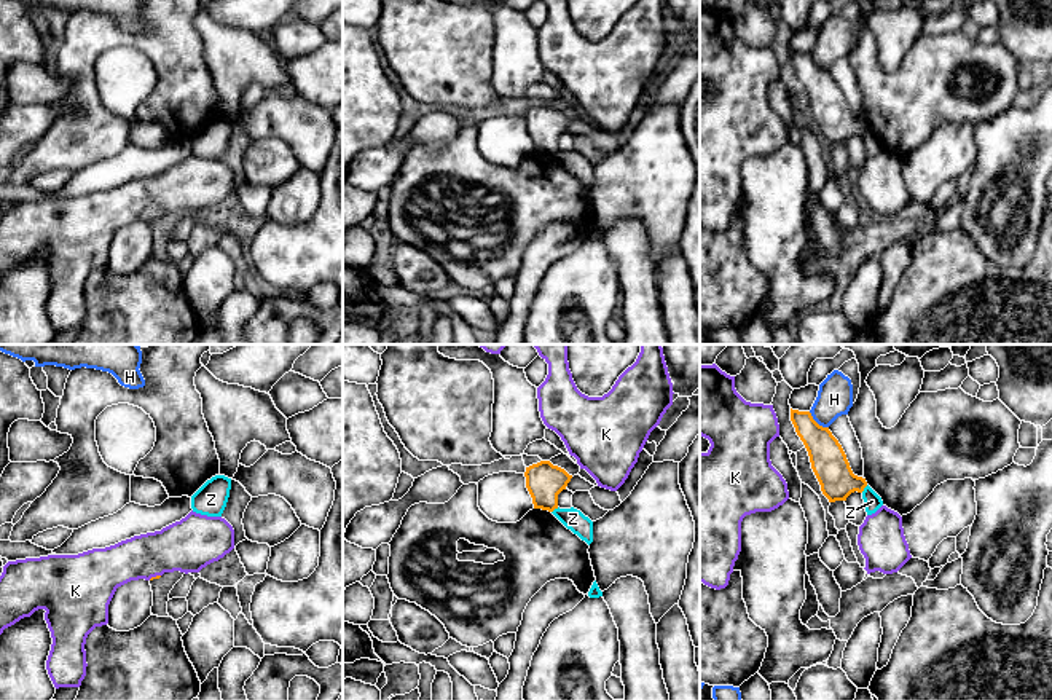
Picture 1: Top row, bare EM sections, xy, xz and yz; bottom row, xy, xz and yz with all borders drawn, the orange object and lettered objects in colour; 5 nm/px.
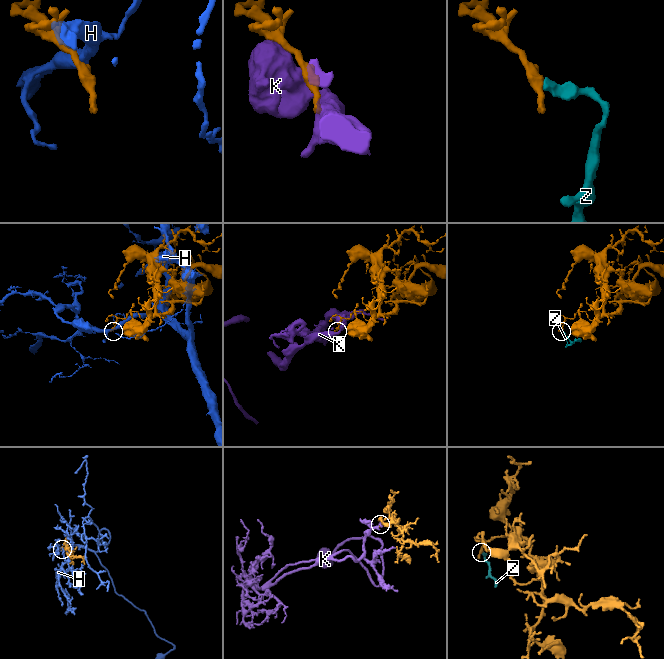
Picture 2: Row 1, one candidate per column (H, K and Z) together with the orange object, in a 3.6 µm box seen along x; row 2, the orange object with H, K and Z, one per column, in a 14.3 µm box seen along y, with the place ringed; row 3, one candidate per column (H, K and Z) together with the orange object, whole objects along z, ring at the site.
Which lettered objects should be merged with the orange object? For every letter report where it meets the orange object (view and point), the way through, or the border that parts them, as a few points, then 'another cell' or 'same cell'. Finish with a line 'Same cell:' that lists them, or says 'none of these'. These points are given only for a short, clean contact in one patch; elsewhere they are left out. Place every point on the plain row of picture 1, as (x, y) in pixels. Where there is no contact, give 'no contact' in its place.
H: yz (816, 66) | another cell
K: xy (153, 220) | another cell
Z: yz (864, 129) | along yz (867, 128), (861, 134) | another cell
Same cell: none of these

